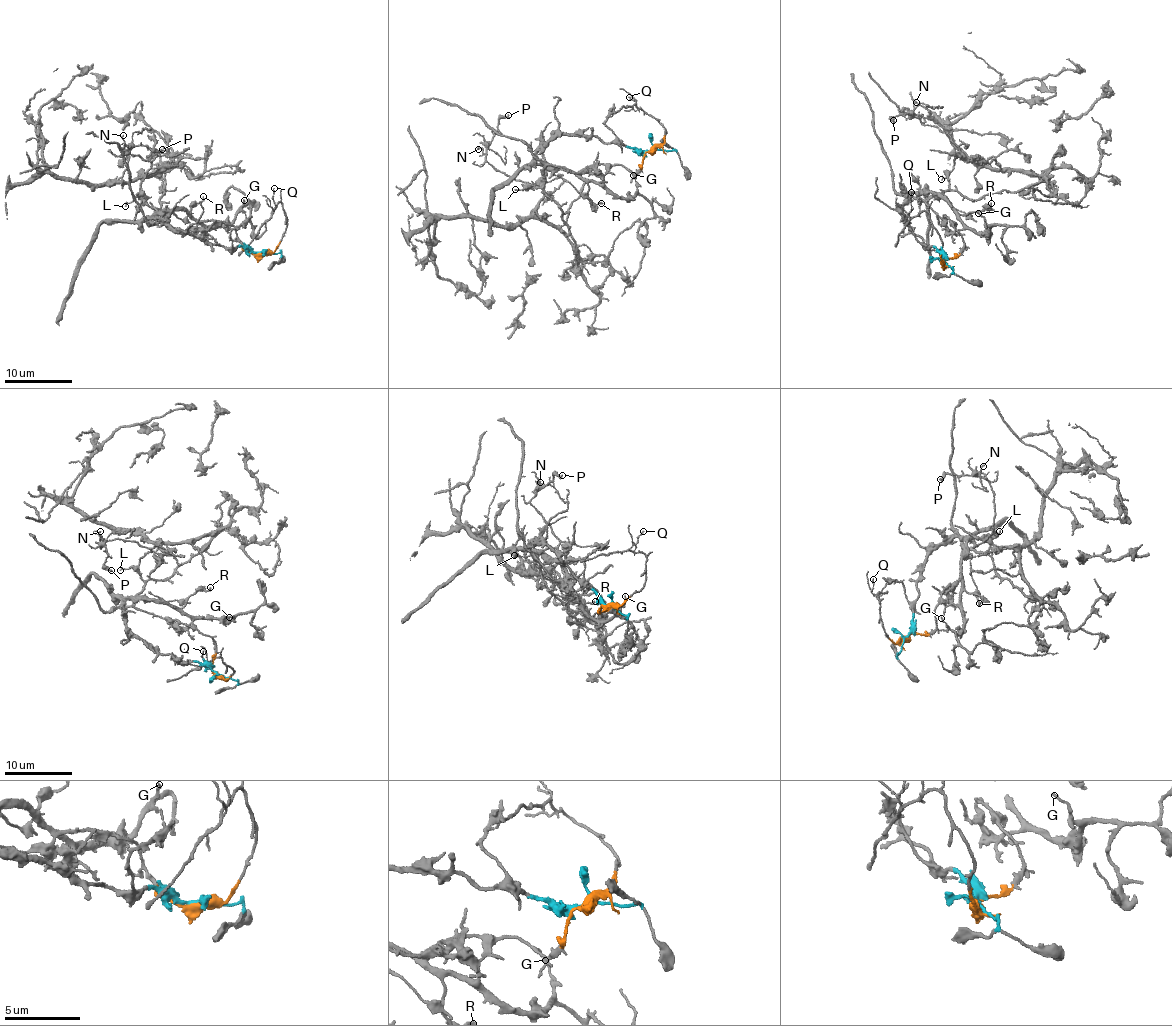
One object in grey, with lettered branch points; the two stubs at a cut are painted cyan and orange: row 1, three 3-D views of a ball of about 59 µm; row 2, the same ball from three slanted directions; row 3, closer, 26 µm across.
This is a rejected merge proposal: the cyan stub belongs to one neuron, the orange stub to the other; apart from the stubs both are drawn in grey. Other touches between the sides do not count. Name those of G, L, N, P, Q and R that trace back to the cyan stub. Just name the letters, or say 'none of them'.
G, R

